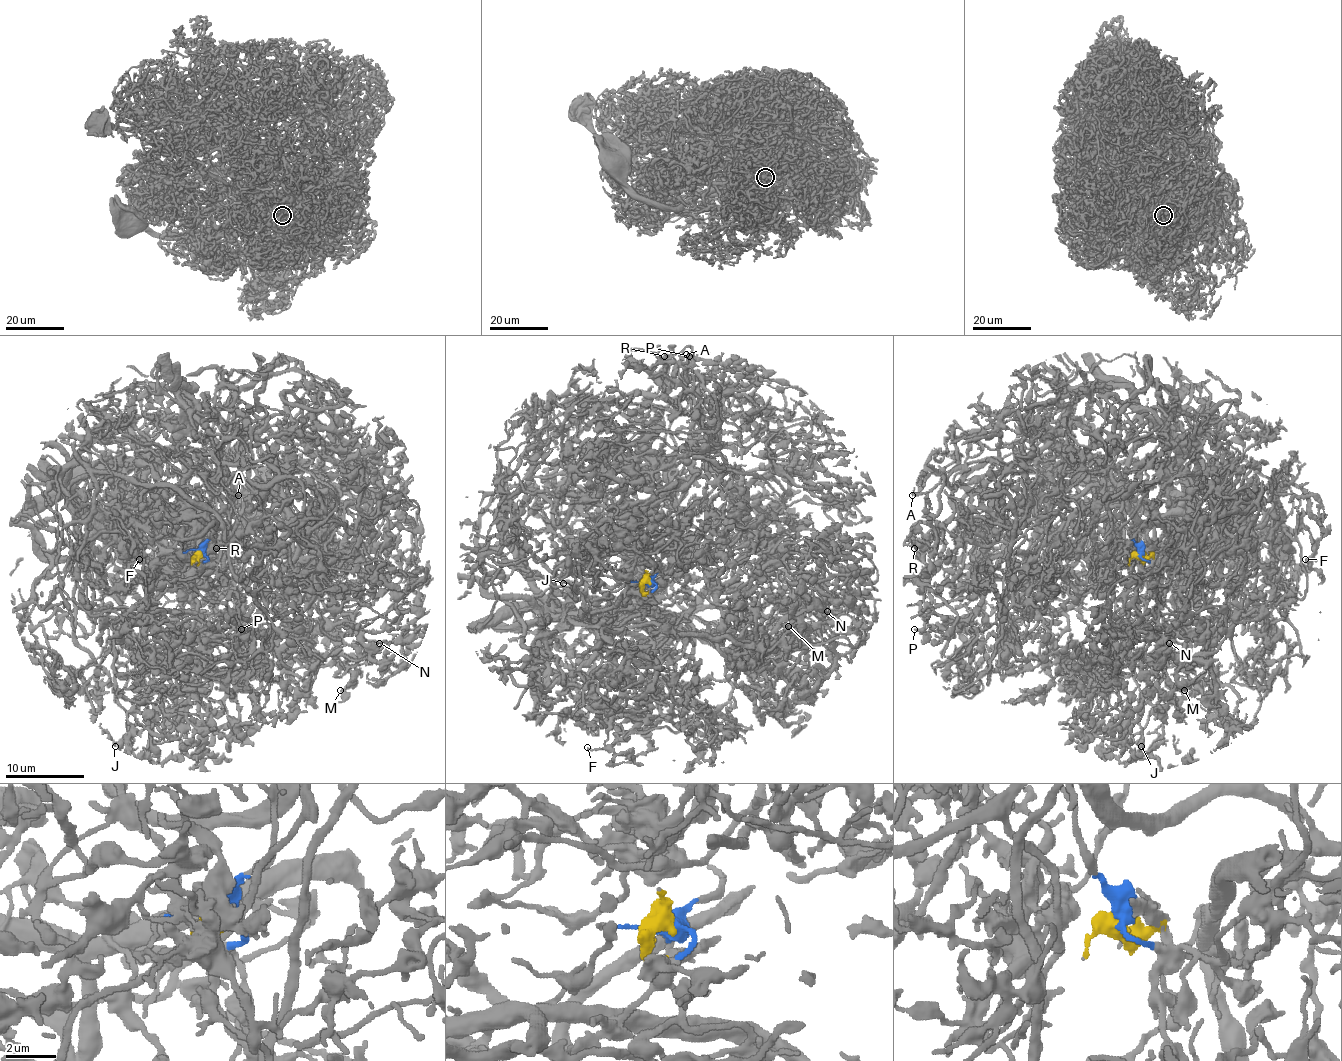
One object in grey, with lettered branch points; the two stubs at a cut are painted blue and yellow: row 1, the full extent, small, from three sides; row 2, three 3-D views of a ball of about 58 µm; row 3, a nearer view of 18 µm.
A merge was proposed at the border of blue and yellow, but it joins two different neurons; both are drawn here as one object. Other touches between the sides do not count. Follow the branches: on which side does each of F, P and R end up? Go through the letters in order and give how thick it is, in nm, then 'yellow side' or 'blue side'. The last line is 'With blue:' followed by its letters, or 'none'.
F: 160 nm | yellow side
P: 240 nm | blue side
R: 360 nm | blue side
With blue: P, R

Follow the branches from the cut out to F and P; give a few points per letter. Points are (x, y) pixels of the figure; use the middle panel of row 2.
F: (649, 581), (629, 609), (693, 629), (691, 662), (661, 696), (673, 722), (651, 722), (635, 756), (588, 748)
P: (649, 581), (673, 615), (639, 627), (641, 674), (608, 633), (677, 563), (681, 492), (715, 445), (689, 355)

